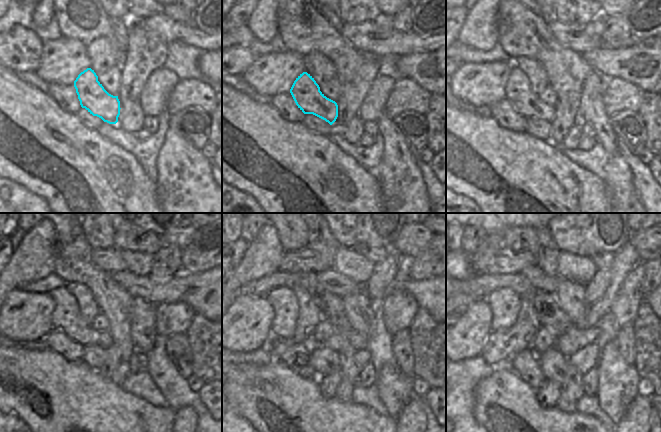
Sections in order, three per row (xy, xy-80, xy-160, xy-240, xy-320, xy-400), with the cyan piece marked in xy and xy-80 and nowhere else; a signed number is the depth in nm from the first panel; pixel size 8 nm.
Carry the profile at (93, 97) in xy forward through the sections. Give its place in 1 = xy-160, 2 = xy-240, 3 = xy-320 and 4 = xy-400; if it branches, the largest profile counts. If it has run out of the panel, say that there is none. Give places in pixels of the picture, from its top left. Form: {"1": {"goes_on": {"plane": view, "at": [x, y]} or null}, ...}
{"1": {"goes_on": {"plane": "xy-160", "at": [518, 92]}}, "2": {"goes_on": {"plane": "xy-240", "at": [66, 317]}}, "3": {"goes_on": {"plane": "xy-320", "at": [283, 300]}}, "4": {"goes_on": {"plane": "xy-400", "at": [505, 304]}}}

